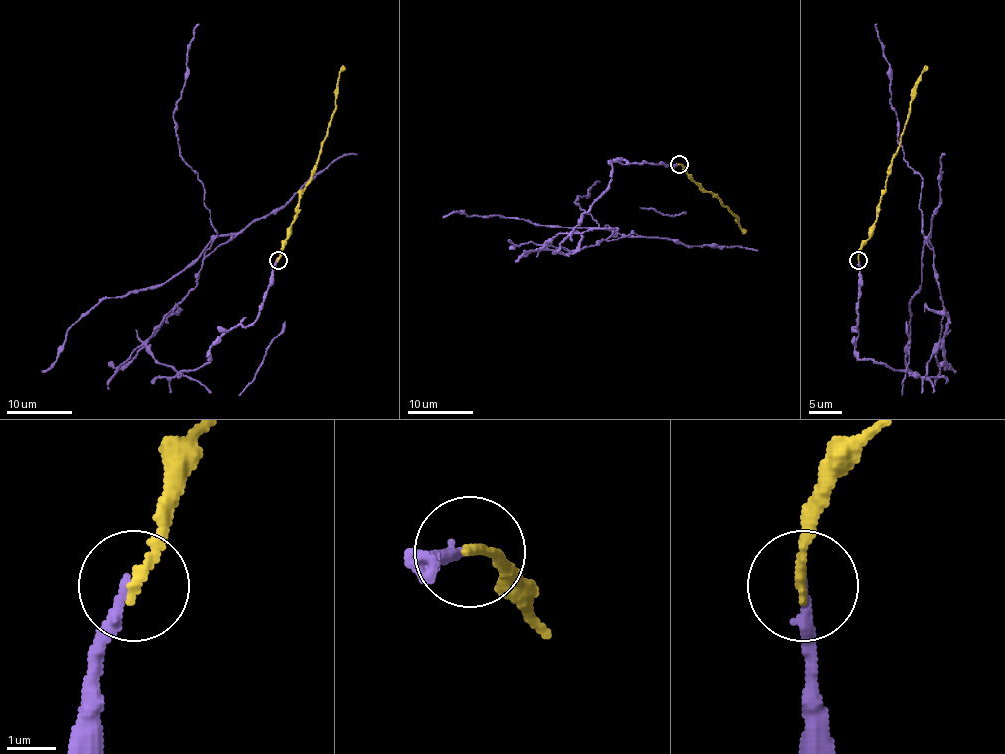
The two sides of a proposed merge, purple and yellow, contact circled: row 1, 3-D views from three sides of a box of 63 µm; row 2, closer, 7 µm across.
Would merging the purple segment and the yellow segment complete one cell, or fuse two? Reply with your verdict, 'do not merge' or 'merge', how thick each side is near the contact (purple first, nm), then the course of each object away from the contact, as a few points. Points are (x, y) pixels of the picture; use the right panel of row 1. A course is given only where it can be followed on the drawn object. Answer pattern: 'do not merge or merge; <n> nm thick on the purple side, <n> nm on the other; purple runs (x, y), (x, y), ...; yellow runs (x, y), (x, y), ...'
do not merge; 240 nm thick on the purple side, 200 nm on the other; purple runs (859, 260), (860, 359), (922, 376), (945, 312), (922, 234), (922, 179), (898, 141), (877, 24); yellow runs (859, 260), (859, 249), (868, 237), (868, 227), (877, 218), (877, 206), (904, 130), (912, 87), (925, 65)

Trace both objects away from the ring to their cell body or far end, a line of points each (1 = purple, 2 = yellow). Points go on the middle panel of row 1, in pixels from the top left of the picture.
1: (678, 165), (610, 161), (608, 188), (577, 233), (548, 243), (571, 251), (618, 228), (574, 202), (600, 183)
2: (678, 165), (738, 218), (743, 231)

